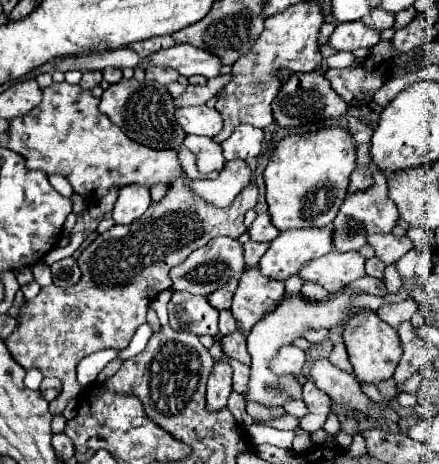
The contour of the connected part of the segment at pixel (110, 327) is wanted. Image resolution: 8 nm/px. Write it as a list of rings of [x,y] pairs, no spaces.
[[[178,180],[158,204],[152,204],[142,214],[142,218],[98,234],[78,256],[82,270],[78,284],[64,290],[58,286],[42,288],[38,298],[32,298],[20,308],[18,328],[10,334],[10,340],[6,338],[4,342],[20,366],[40,368],[44,376],[62,380],[62,396],[50,402],[52,414],[62,414],[68,402],[82,390],[76,382],[76,364],[84,356],[104,348],[126,348],[138,326],[146,322],[150,302],[172,286],[170,270],[182,264],[190,252],[218,236],[238,238],[244,234],[244,214],[256,206],[256,200],[258,188],[256,184],[248,184],[230,206],[216,208],[202,202],[202,198],[192,194],[184,182]]]

